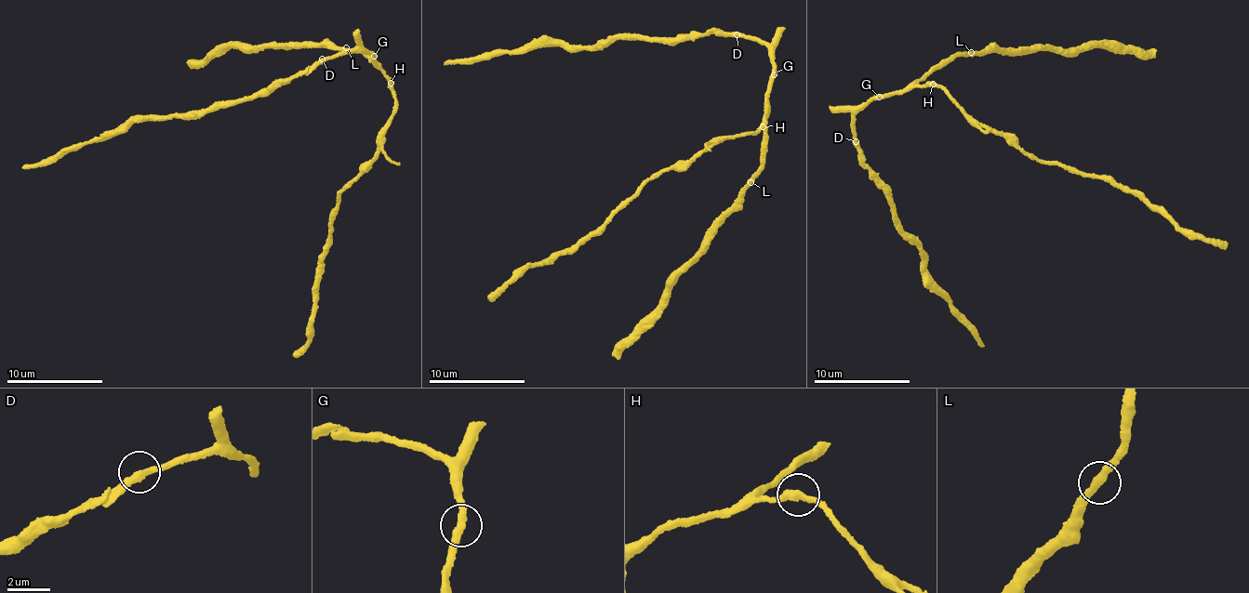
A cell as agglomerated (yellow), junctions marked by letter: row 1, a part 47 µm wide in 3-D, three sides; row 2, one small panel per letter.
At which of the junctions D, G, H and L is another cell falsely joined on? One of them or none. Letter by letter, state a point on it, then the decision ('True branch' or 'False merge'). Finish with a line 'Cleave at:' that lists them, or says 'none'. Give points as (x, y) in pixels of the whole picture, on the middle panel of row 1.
D: Place: (737, 34). True branch
G: Place: (774, 74). True branch
H: Place: (763, 126). True branch
L: Place: (750, 182). True branch
Cleave at: none

